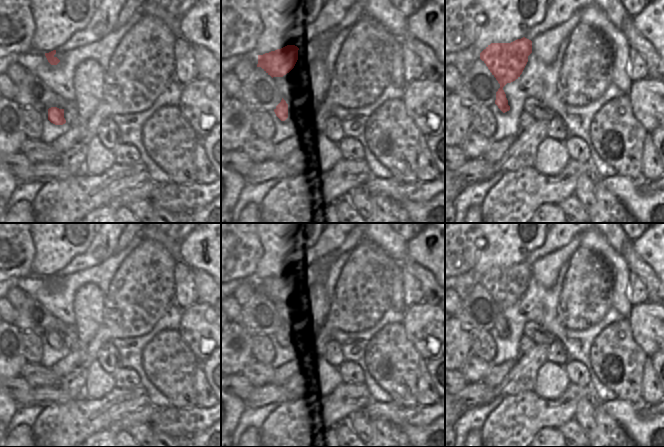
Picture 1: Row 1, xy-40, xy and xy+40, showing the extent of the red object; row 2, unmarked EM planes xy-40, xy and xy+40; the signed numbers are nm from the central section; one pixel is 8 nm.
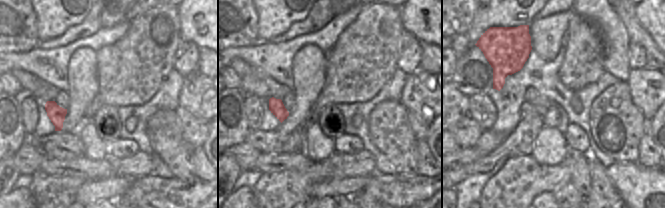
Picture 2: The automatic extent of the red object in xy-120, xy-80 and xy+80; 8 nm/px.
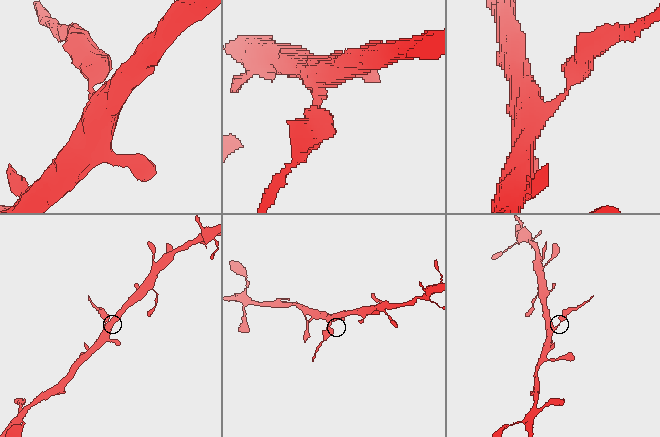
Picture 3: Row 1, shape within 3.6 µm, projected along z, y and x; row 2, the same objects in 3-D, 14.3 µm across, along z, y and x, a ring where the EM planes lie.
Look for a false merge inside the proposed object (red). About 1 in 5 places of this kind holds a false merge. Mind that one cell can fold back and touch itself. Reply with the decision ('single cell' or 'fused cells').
fused cells

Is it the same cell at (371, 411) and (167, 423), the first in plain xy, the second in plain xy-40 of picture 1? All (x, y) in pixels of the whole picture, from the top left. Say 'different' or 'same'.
different

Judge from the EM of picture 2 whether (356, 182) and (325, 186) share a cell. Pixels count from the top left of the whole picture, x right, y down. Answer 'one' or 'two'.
one

